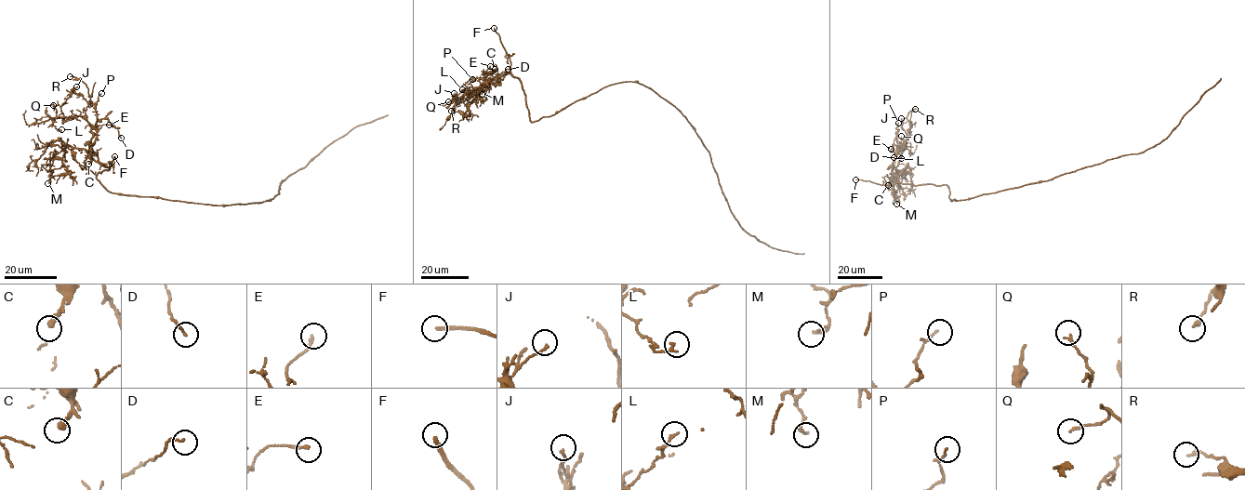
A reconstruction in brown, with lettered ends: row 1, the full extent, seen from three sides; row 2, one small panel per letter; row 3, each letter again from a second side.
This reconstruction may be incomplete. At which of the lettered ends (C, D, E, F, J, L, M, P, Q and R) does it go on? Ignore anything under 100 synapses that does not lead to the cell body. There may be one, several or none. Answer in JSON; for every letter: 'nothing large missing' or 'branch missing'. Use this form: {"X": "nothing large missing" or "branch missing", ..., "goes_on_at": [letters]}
{"C": "nothing large missing", "D": "nothing large missing", "E": "nothing large missing", "F": "branch missing", "J": "nothing large missing", "L": "nothing large missing", "M": "nothing large missing", "P": "nothing large missing", "Q": "nothing large missing", "R": "nothing large missing", "goes_on_at": ["F"]}

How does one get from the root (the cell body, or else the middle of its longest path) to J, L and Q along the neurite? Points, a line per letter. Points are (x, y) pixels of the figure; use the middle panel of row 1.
J: (650, 88), (636, 82), (610, 85), (532, 122), (521, 82), (509, 72), (489, 77), (457, 104), (454, 93)
L: (650, 88), (636, 82), (610, 85), (532, 122), (521, 82), (509, 72), (455, 99), (462, 89)
Q: (650, 88), (636, 82), (610, 85), (532, 122), (521, 82), (506, 72), (489, 77), (482, 89), (448, 101)

